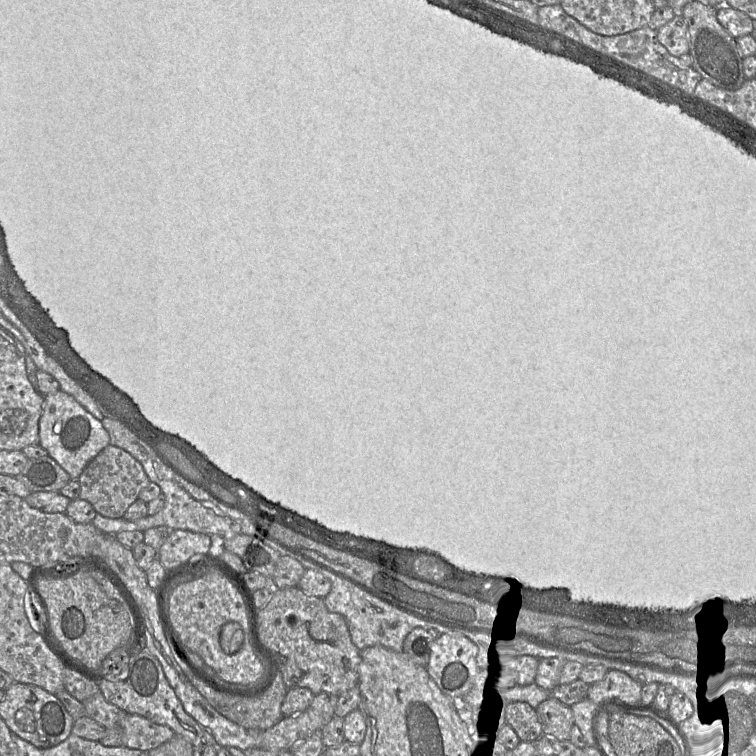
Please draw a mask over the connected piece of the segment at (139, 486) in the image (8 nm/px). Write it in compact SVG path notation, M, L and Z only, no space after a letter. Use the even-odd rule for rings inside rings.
M108 445L85 467L79 478L79 498L89 502L95 511L106 518L123 518L128 507L139 499L139 494L150 480L142 465L125 450Z

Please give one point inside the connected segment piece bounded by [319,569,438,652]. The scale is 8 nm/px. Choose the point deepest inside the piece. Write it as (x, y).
(371, 621)

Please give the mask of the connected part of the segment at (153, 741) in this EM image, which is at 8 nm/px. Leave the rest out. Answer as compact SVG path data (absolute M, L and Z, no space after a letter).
M126 714L119 727L123 731L123 746L142 752L159 747L175 735L169 727L133 714Z

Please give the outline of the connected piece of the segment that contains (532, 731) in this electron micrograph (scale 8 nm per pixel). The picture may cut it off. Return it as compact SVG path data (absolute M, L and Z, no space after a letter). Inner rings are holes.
M526 702L508 703L507 716L520 741L535 742L543 735L543 725L535 708Z

